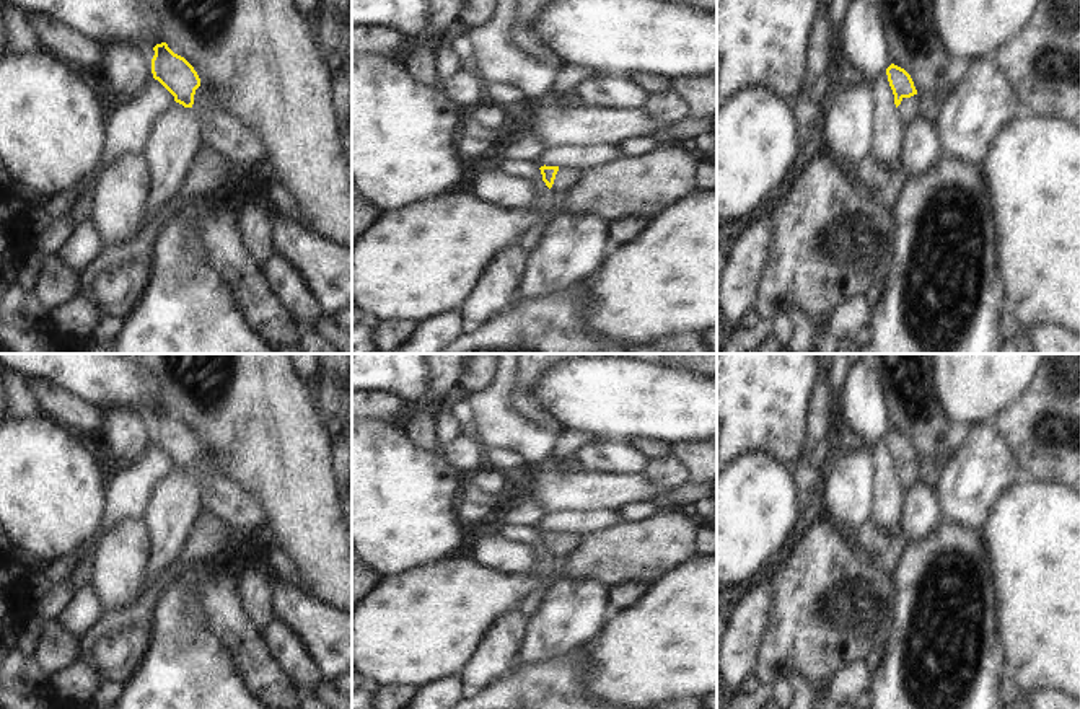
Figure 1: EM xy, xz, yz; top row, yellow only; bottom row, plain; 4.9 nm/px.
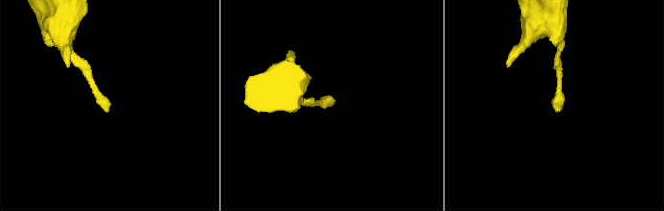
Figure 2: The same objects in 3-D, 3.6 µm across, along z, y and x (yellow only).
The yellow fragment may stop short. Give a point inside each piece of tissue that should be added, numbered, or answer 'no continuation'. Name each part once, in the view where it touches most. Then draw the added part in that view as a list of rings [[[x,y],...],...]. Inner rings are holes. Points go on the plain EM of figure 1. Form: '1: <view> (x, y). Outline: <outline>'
1: yz (909, 475). Outline: [[[920,461],[902,463],[898,478],[901,489],[907,494],[920,481]]]

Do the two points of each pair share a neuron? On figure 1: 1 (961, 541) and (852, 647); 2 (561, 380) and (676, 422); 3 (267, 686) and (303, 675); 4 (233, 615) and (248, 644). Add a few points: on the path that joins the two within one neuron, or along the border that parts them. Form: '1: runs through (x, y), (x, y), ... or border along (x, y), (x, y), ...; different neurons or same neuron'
1: border along (893, 574), (893, 628), (883, 644); different neurons
2: runs through (590, 395), (647, 400); same neuron
3: border along (267, 647), (267, 652), (298, 691); different neurons
4: runs through (233, 621), (233, 628), (241, 638); same neuron

